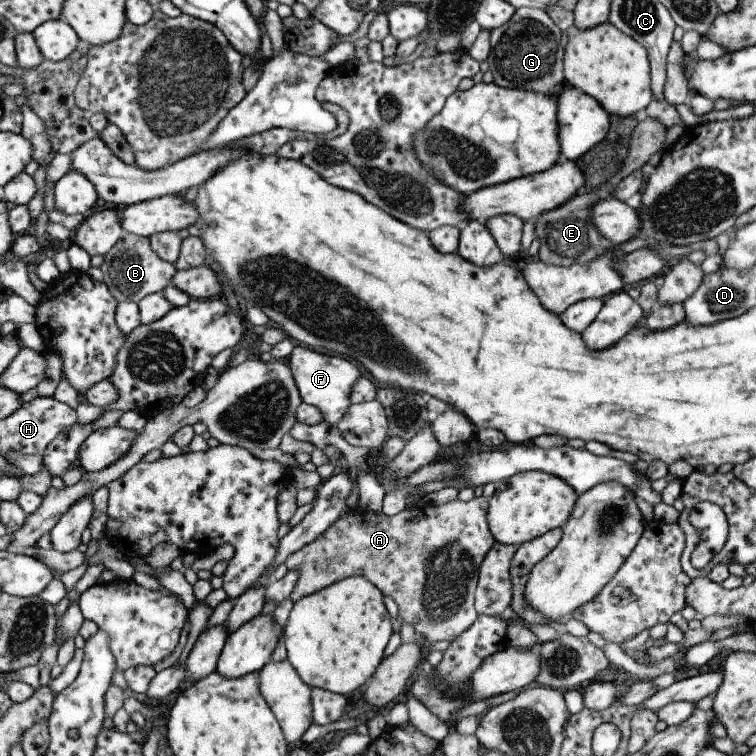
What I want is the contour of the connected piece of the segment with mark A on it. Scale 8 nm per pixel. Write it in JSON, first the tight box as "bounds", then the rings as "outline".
{"bounds":[284,497,494,645],"outline":[[[473,497],[468,501],[461,501],[458,499],[442,503],[435,506],[433,509],[423,504],[417,504],[413,506],[406,506],[401,512],[394,514],[393,516],[385,516],[383,513],[374,513],[372,511],[364,511],[360,508],[348,511],[345,514],[341,514],[337,517],[319,536],[315,537],[310,543],[298,548],[295,552],[289,554],[284,560],[284,564],[287,570],[296,570],[298,572],[298,579],[295,586],[291,591],[289,598],[294,602],[298,601],[301,597],[307,596],[312,592],[318,591],[323,587],[329,586],[338,580],[362,576],[366,578],[373,586],[377,587],[377,590],[381,591],[381,594],[388,594],[394,600],[398,606],[398,617],[401,621],[407,622],[411,628],[416,632],[418,639],[424,642],[425,645],[437,642],[439,640],[445,640],[449,642],[453,640],[458,634],[461,634],[466,628],[471,626],[471,623],[475,620],[476,610],[474,609],[474,590],[476,589],[476,582],[478,579],[478,570],[485,556],[485,553],[491,548],[494,543],[494,538],[489,532],[488,524],[486,521],[486,508],[488,498]]]}

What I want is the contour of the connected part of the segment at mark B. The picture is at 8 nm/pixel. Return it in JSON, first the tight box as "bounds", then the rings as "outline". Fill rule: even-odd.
{"bounds":[99,232,176,303],"outline":[[[125,232],[122,237],[104,254],[99,266],[101,282],[117,303],[123,301],[139,302],[151,293],[158,293],[170,285],[171,277],[176,273],[174,264],[161,260],[152,250],[148,238]]]}

